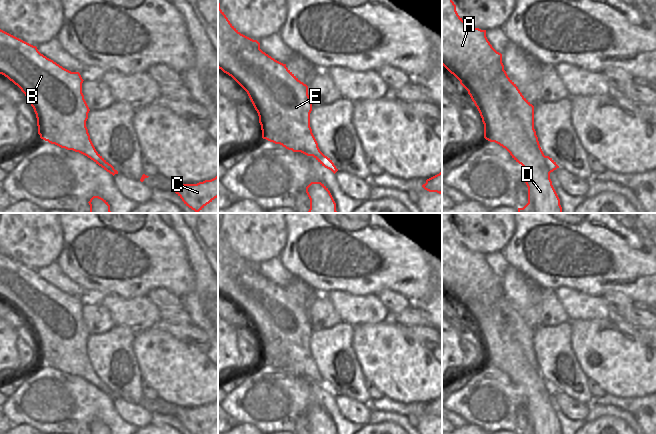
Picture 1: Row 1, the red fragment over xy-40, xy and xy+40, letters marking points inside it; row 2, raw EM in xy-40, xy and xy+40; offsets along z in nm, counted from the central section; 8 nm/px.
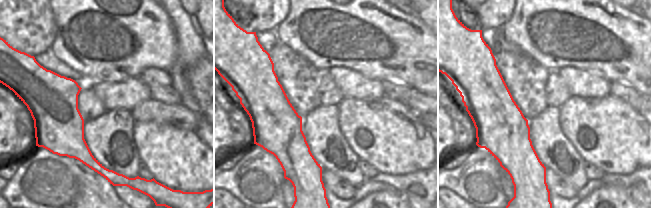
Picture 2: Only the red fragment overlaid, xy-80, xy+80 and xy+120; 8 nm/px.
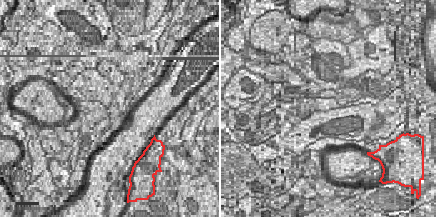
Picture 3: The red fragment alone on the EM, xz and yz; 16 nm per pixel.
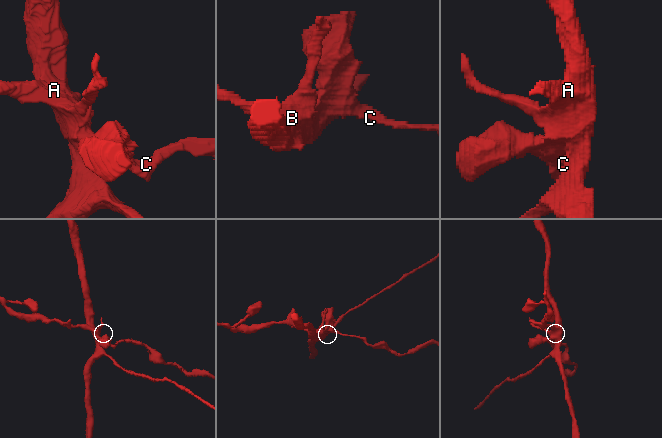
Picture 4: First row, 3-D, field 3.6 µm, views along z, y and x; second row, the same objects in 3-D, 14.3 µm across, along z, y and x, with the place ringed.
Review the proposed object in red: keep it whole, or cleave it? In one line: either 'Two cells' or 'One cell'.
Two cells

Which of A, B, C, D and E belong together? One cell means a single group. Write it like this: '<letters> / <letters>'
A D / B C E

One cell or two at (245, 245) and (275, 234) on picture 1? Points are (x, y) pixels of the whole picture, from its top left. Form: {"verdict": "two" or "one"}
{"verdict": "one"}

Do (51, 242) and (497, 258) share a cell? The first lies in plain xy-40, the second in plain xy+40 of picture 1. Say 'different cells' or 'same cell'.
different cells

